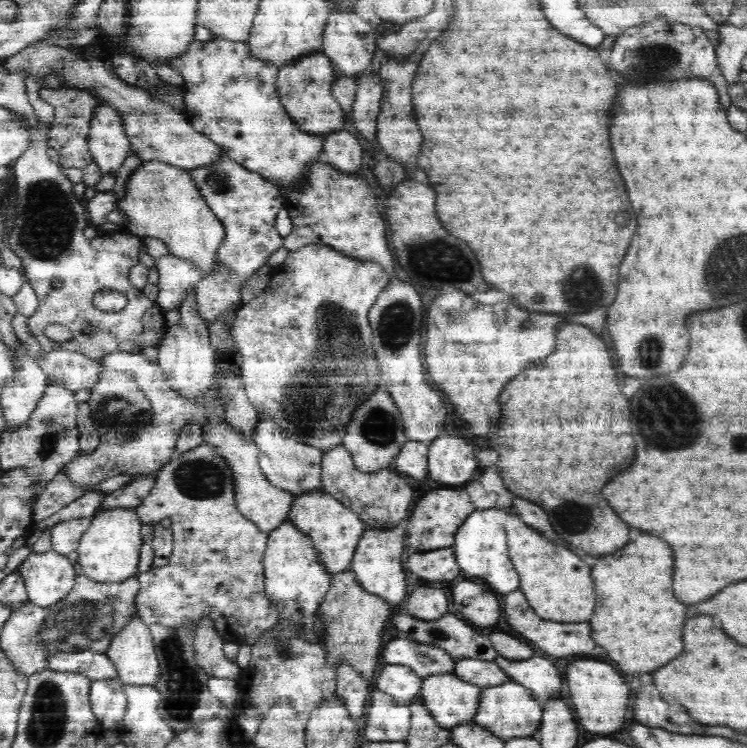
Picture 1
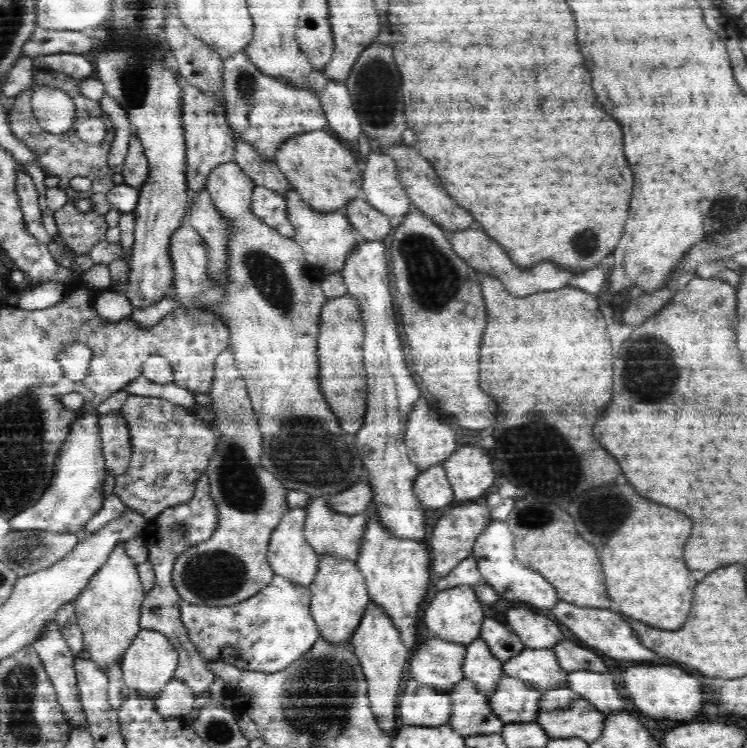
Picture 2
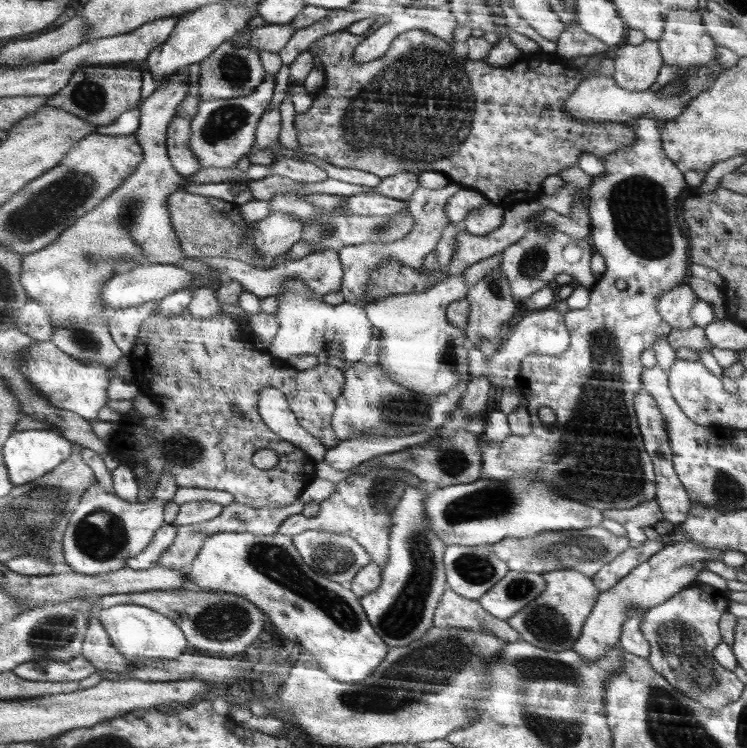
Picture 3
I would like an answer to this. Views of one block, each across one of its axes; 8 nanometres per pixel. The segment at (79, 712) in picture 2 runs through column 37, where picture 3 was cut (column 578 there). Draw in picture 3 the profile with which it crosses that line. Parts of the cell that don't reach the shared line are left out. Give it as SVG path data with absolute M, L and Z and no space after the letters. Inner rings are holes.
M690 541L674 543L662 547L646 562L632 568L613 588L599 595L595 609L583 627L582 636L572 646L572 650L587 662L603 658L612 645L619 643L623 623L631 614L635 614L635 608L648 610L668 601L668 598L675 597L684 587L694 584L700 571L705 570L709 562L722 560L724 554L716 554L714 549L722 548L707 548Z

